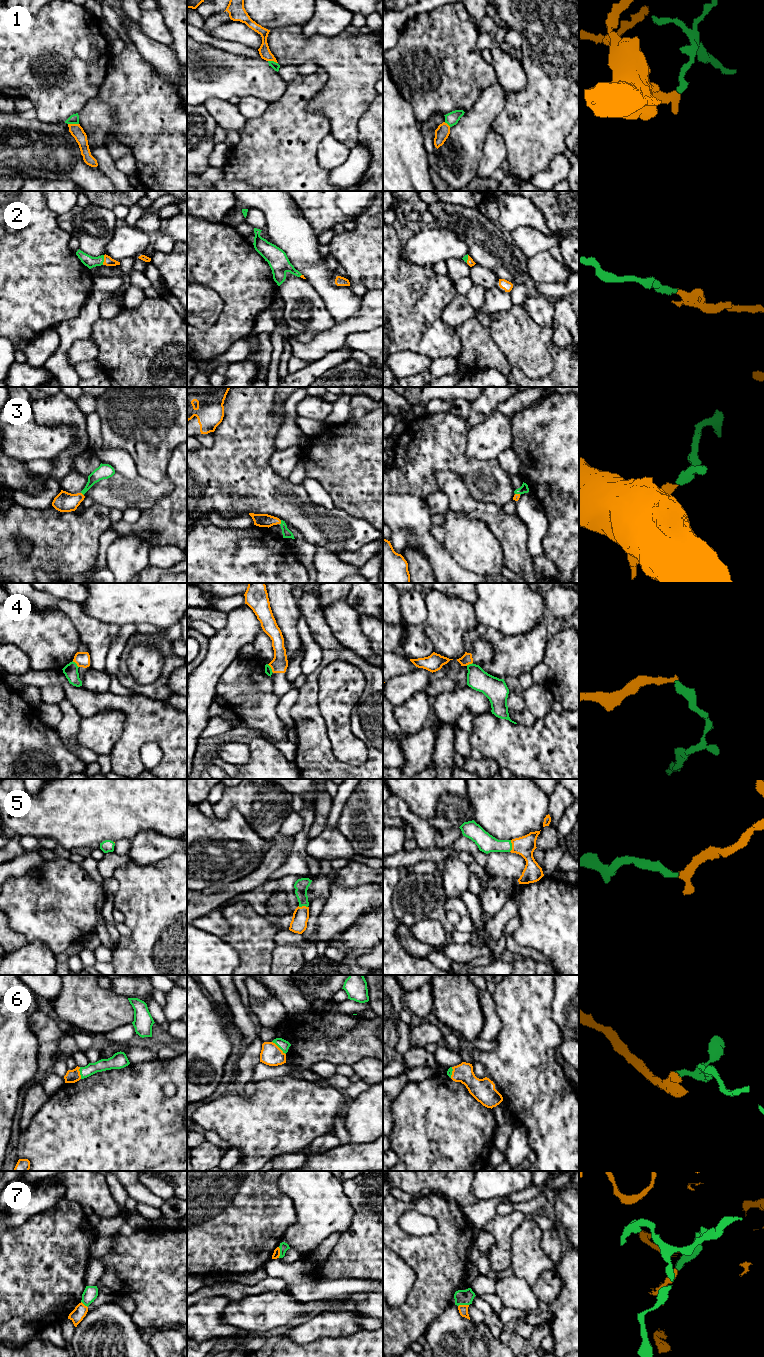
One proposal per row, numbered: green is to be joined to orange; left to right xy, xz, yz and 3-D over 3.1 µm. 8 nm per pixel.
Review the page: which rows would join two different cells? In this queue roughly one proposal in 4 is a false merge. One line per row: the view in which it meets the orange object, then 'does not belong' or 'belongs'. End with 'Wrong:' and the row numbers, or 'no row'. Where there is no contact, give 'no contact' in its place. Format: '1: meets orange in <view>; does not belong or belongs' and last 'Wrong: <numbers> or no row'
1: meets orange in xy; does not belong
2: meets orange in xy; belongs
3: meets orange in xz; belongs
4: meets orange in xz; does not belong
5: meets orange in yz; belongs
6: meets orange in xz; belongs
7: meets orange in xz; does not belong
Wrong: 1, 4, 7

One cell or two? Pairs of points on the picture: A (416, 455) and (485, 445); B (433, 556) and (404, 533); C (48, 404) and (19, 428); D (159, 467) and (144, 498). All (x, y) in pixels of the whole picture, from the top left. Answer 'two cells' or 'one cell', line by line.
A: two cells
B: one cell
C: two cells
D: two cells

